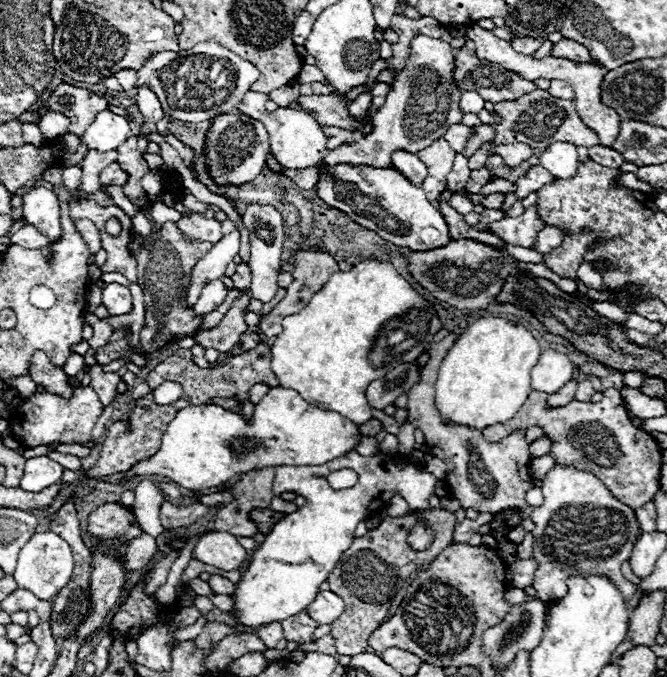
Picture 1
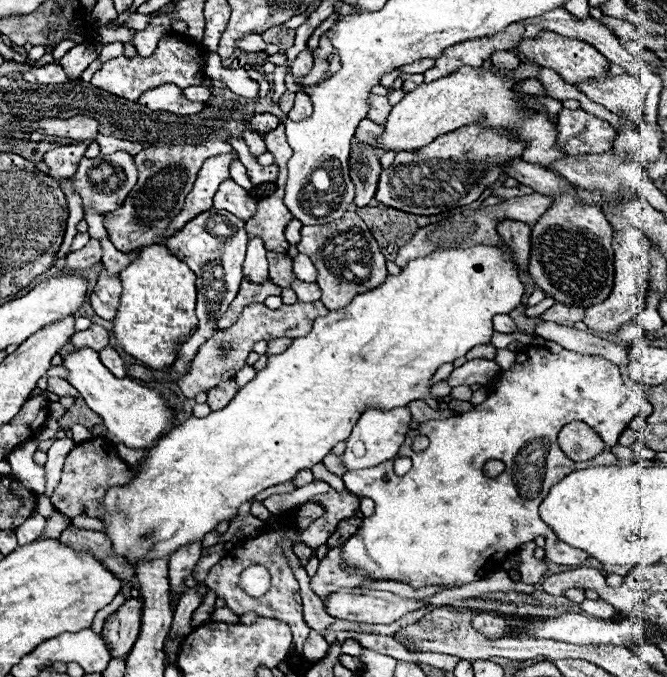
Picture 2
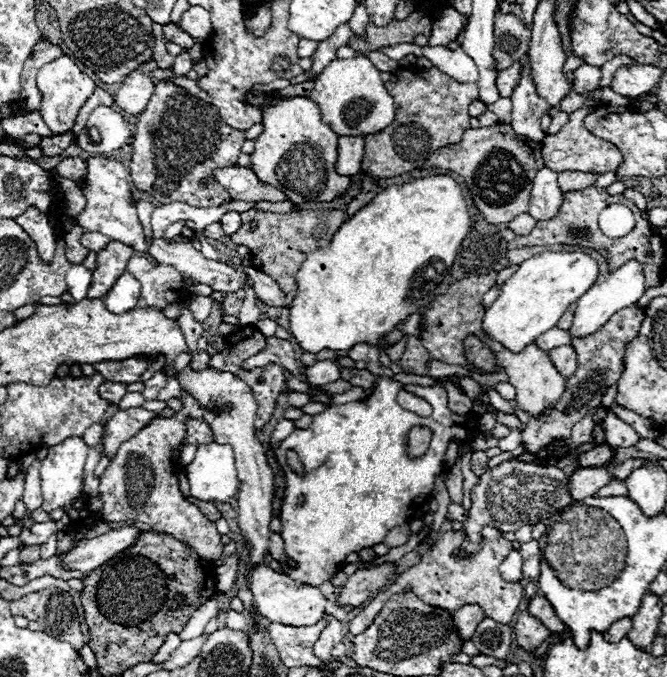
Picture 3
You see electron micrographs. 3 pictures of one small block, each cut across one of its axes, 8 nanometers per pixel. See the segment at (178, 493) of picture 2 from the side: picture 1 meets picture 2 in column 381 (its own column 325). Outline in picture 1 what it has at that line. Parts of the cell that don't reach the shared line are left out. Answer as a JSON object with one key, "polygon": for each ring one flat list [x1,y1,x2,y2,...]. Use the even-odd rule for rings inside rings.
{"polygon":[[366,258,352,270,334,272,326,286,312,296,312,300,298,314,282,320,282,334,274,340,272,348,272,372,282,388,300,392,310,404,322,410,332,410,354,424,366,424,372,420,372,408,366,402,366,384,378,376,386,376,390,368,402,362,414,362,432,342,432,336,442,328,436,310,394,270,390,262,378,262],[406,338,420,342,420,348,400,350,394,346]]}

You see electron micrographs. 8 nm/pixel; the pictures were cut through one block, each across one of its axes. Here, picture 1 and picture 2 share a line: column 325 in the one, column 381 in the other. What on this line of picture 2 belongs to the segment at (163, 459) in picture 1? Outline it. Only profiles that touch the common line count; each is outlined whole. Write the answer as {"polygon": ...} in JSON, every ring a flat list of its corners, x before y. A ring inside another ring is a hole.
{"polygon":[[408,406,394,408,394,410,366,410,356,422,350,438,346,440,346,452,344,452,346,468,364,470,396,458,400,446,406,440,406,432,410,430,410,422,412,422,412,416]]}

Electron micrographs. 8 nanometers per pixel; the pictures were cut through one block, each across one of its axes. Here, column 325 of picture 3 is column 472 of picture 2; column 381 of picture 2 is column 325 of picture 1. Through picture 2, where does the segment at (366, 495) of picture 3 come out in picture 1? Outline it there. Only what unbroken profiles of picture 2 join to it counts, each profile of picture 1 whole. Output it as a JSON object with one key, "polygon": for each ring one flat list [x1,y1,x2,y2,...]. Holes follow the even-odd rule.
{"polygon":[[350,452,322,466,280,466,276,468,276,478,272,492,280,497,282,492,294,492,306,498,306,504,280,520,266,540,254,552,242,580,236,584,232,594,234,608,232,616,238,618,242,626,262,628,272,622,282,622,288,616,296,616,314,602,318,586,328,578,340,560,342,552,350,548,354,540,354,530,360,520,364,520,372,510,386,504,396,492,410,504,410,512,418,512,428,506,428,496,434,492,436,478,418,464,398,466,392,456,360,456],[350,468,360,480,354,488,334,490,328,484,328,476,336,470]]}

